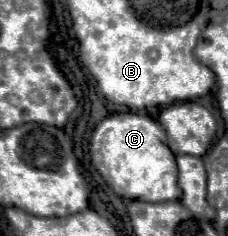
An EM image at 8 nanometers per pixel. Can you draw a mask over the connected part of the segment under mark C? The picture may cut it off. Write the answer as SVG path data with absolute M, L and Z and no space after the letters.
M114 113L96 125L90 137L90 159L118 197L148 203L174 201L180 199L182 191L178 187L174 155L164 141L164 129L152 117L138 113Z

